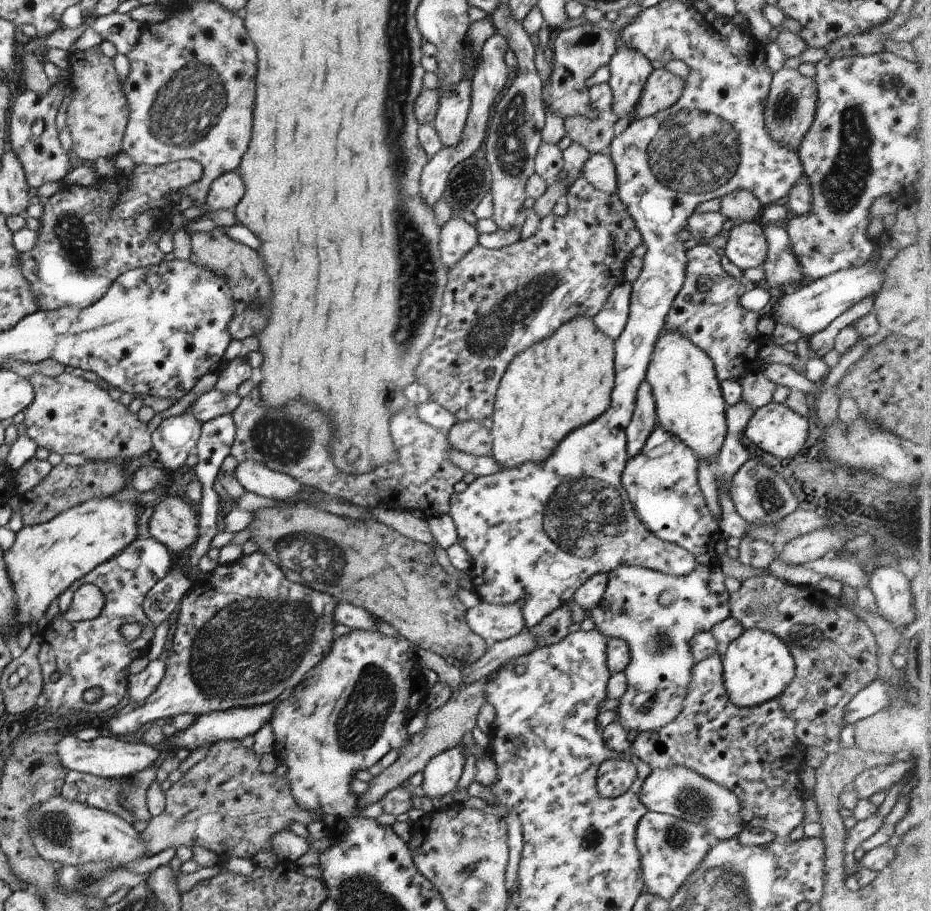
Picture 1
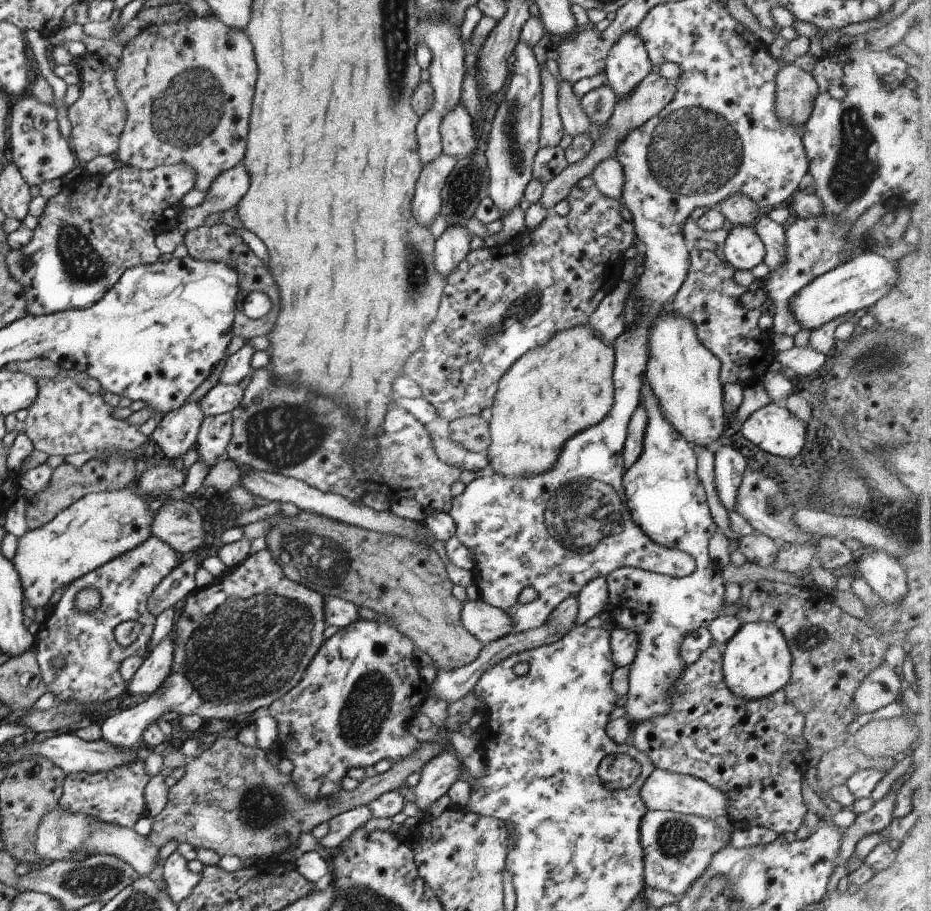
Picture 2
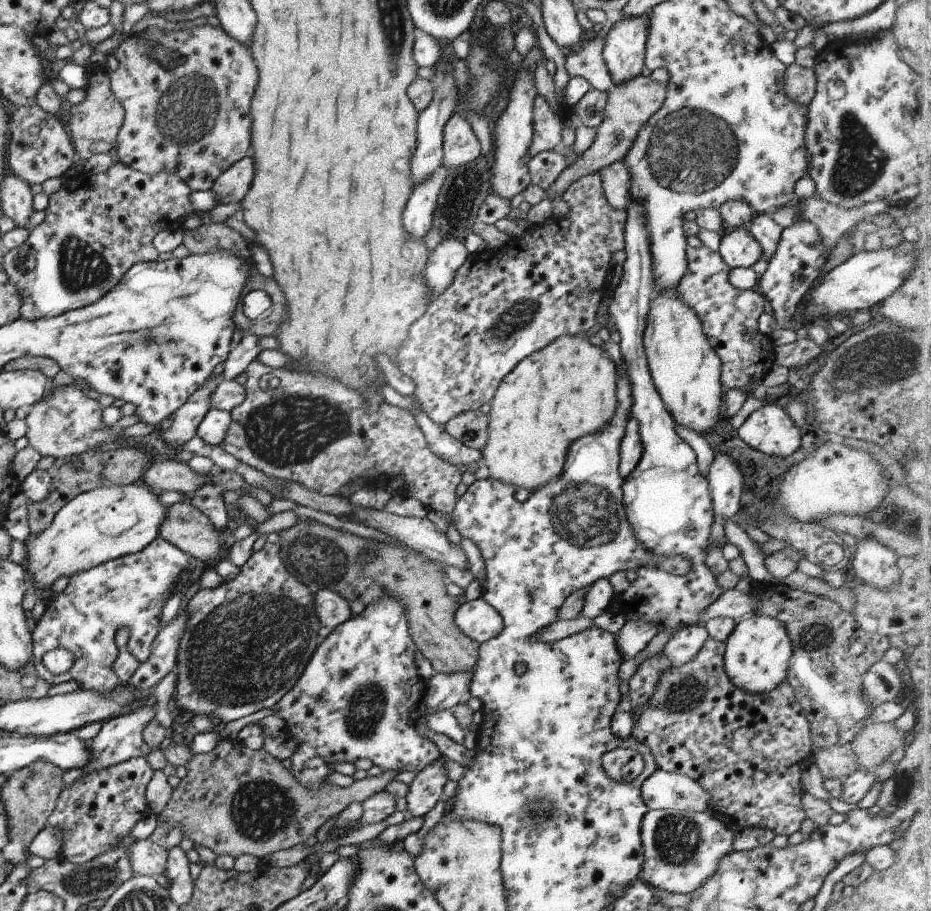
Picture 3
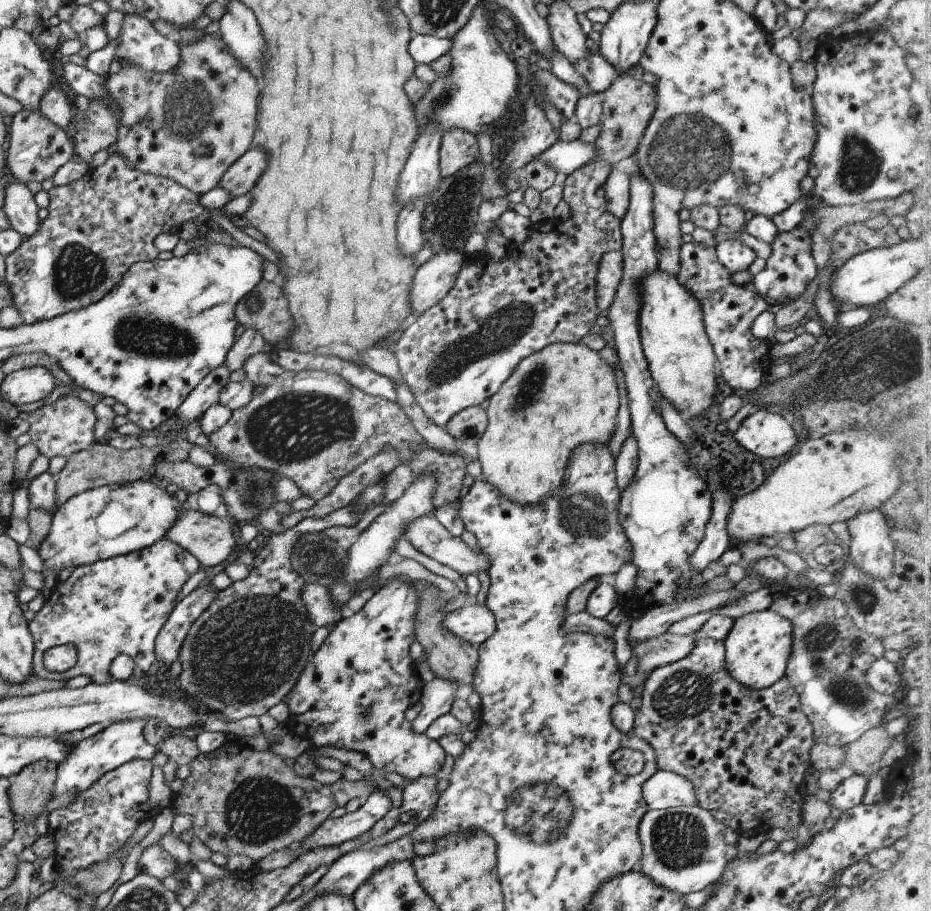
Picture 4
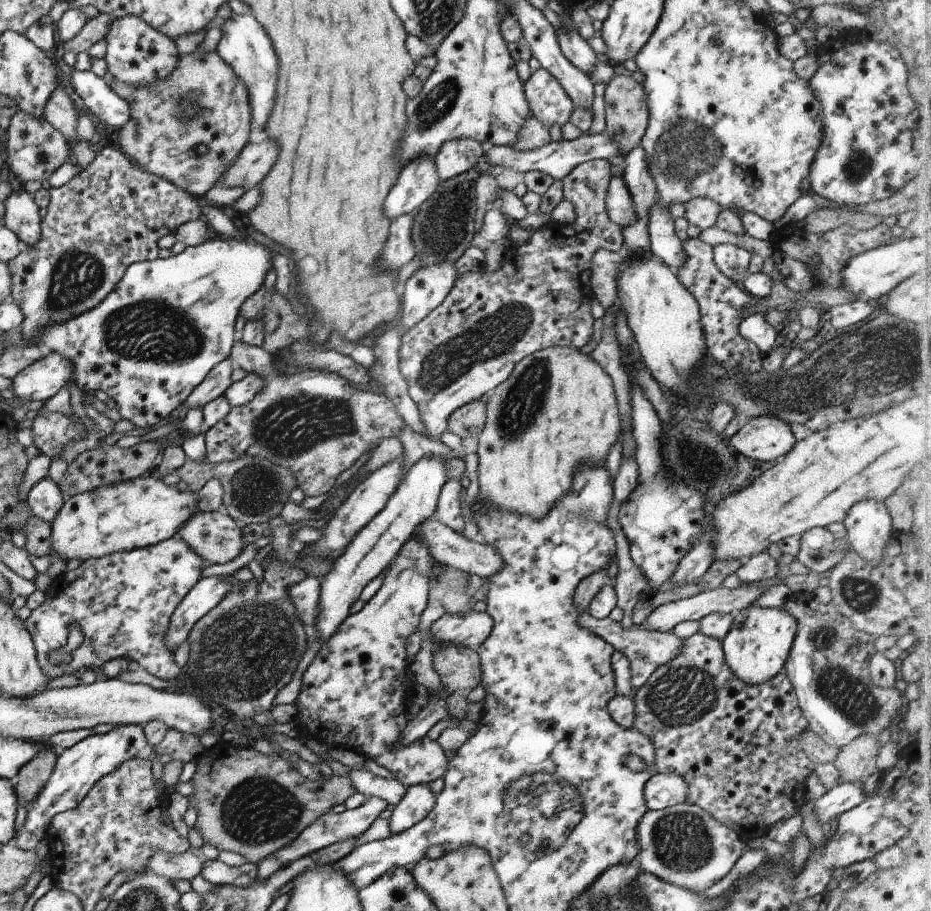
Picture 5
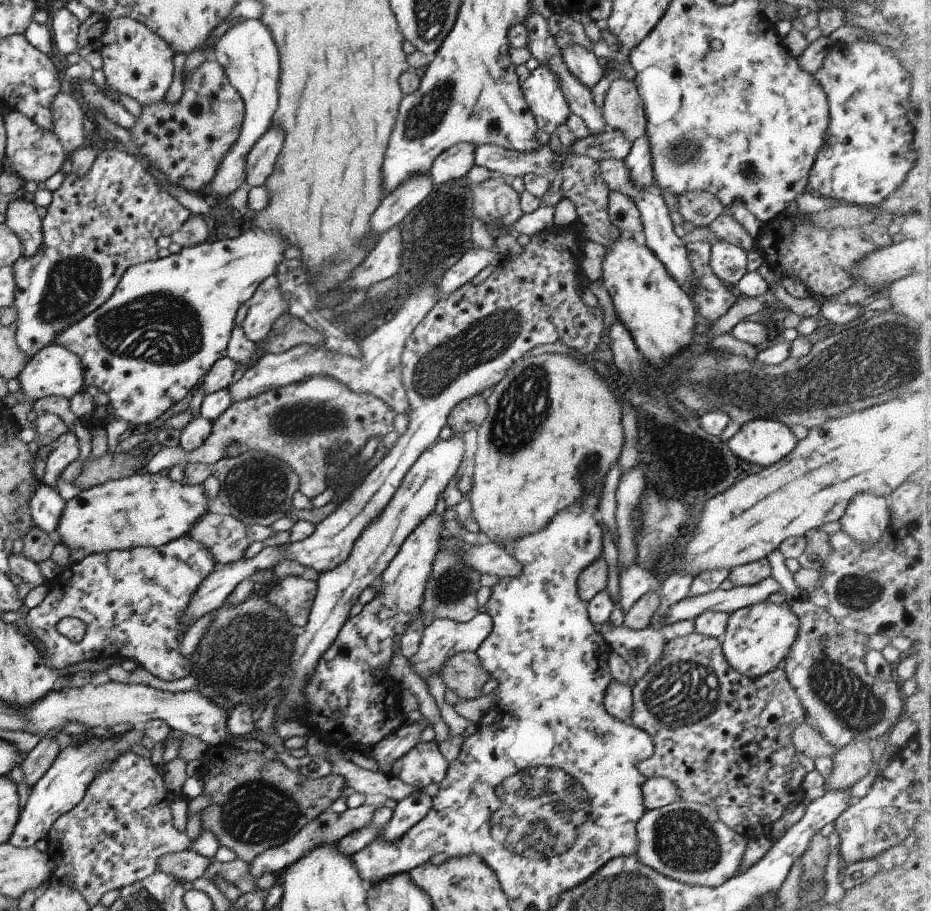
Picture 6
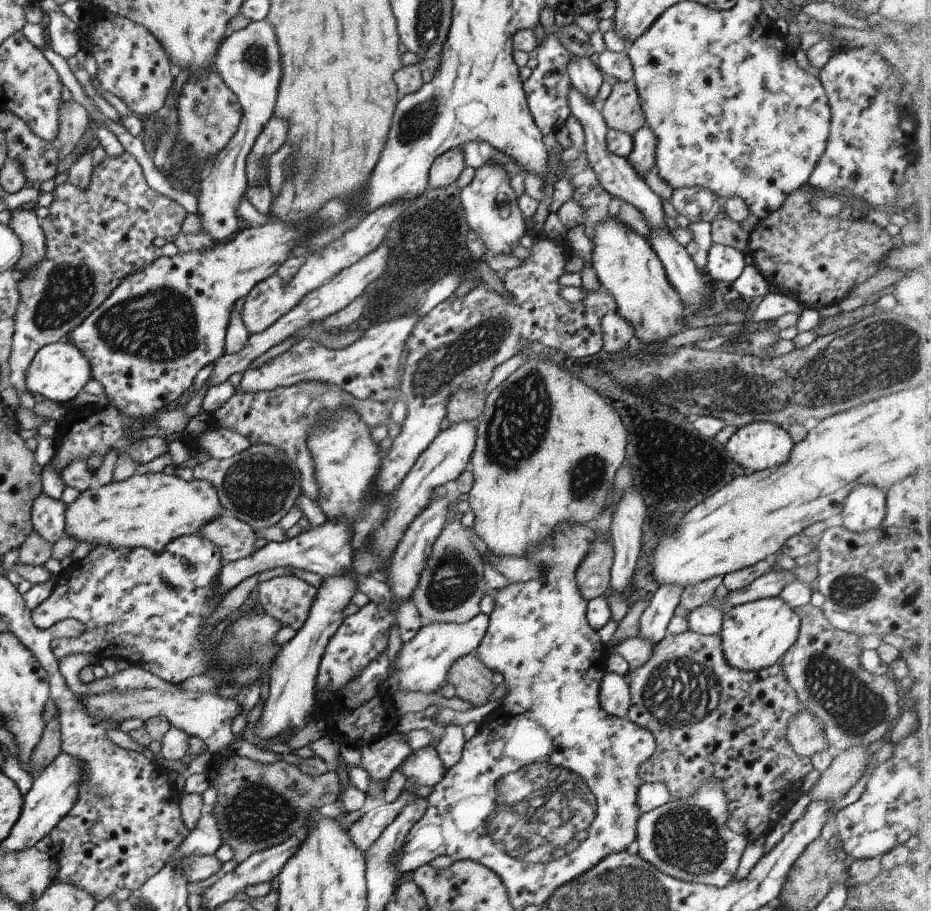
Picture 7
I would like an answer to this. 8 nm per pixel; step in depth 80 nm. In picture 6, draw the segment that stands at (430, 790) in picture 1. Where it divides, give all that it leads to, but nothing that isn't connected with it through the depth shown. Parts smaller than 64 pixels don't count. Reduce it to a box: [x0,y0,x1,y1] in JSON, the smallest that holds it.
[381,791,431,841]

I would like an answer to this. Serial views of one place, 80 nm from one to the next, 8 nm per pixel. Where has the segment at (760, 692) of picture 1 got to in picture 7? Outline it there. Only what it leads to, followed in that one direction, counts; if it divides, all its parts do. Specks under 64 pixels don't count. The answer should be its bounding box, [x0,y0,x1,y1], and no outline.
[721,596,800,671]

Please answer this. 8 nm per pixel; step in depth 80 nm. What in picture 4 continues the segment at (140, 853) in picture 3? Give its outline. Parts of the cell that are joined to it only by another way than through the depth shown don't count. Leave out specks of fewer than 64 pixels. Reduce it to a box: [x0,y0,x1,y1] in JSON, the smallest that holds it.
[136,843,179,880]

